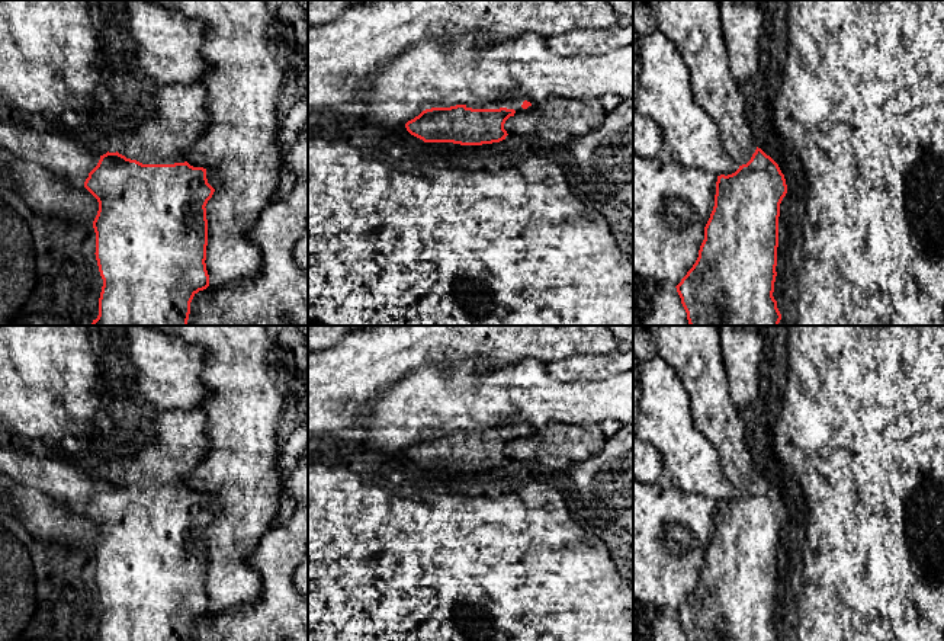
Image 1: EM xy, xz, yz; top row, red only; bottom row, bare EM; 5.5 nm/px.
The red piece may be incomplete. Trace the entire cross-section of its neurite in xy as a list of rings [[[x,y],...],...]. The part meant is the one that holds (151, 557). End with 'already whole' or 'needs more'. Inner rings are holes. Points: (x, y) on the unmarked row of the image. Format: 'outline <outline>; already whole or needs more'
outline [[[202,407],[163,410],[150,443],[121,464],[110,464],[110,468],[118,469],[118,477],[100,481],[97,491],[89,499],[84,513],[99,528],[93,547],[94,580],[103,605],[99,641],[189,641],[193,622],[209,612],[205,532],[215,515],[208,509],[206,494],[187,488],[184,472],[189,465],[199,464],[206,451],[206,414]]]; needs more

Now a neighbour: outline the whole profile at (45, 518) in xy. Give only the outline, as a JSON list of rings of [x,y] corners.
[[[15,485],[7,501],[22,525],[38,538],[91,548],[97,541],[99,528],[84,512],[76,512],[41,490]]]

